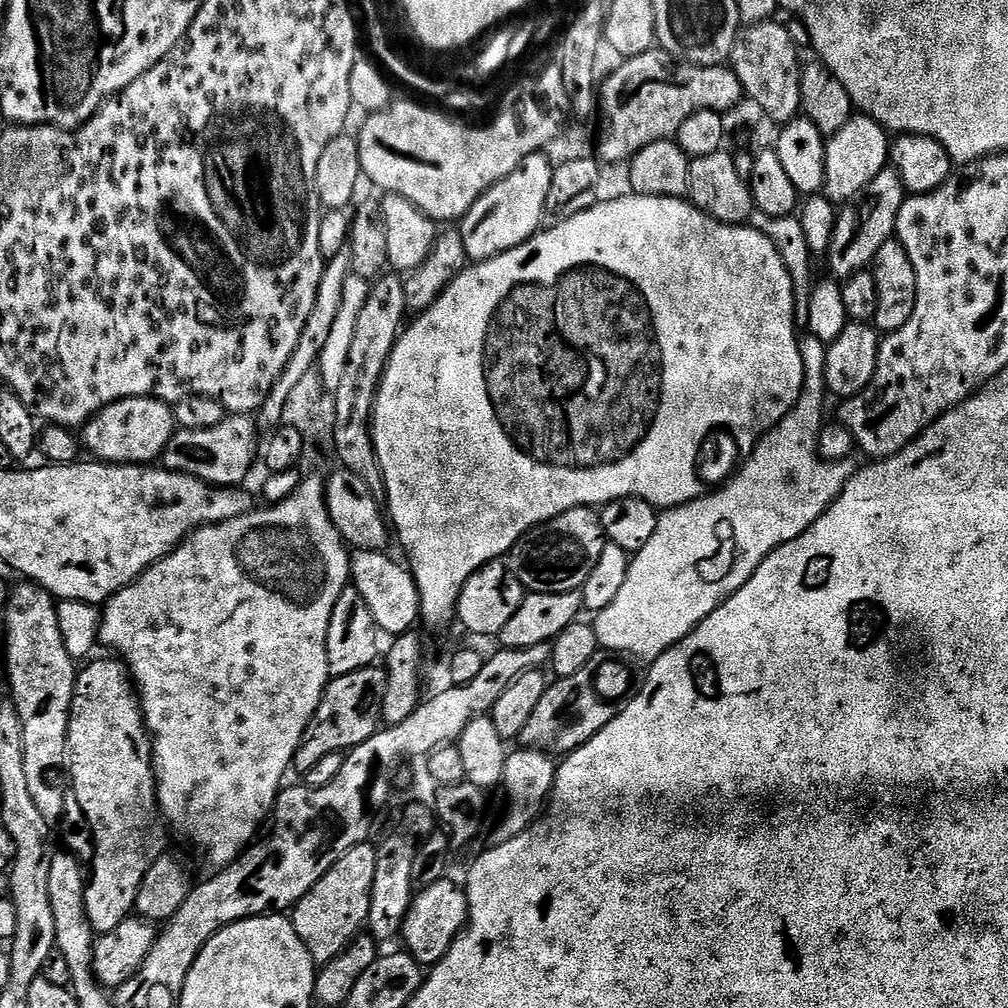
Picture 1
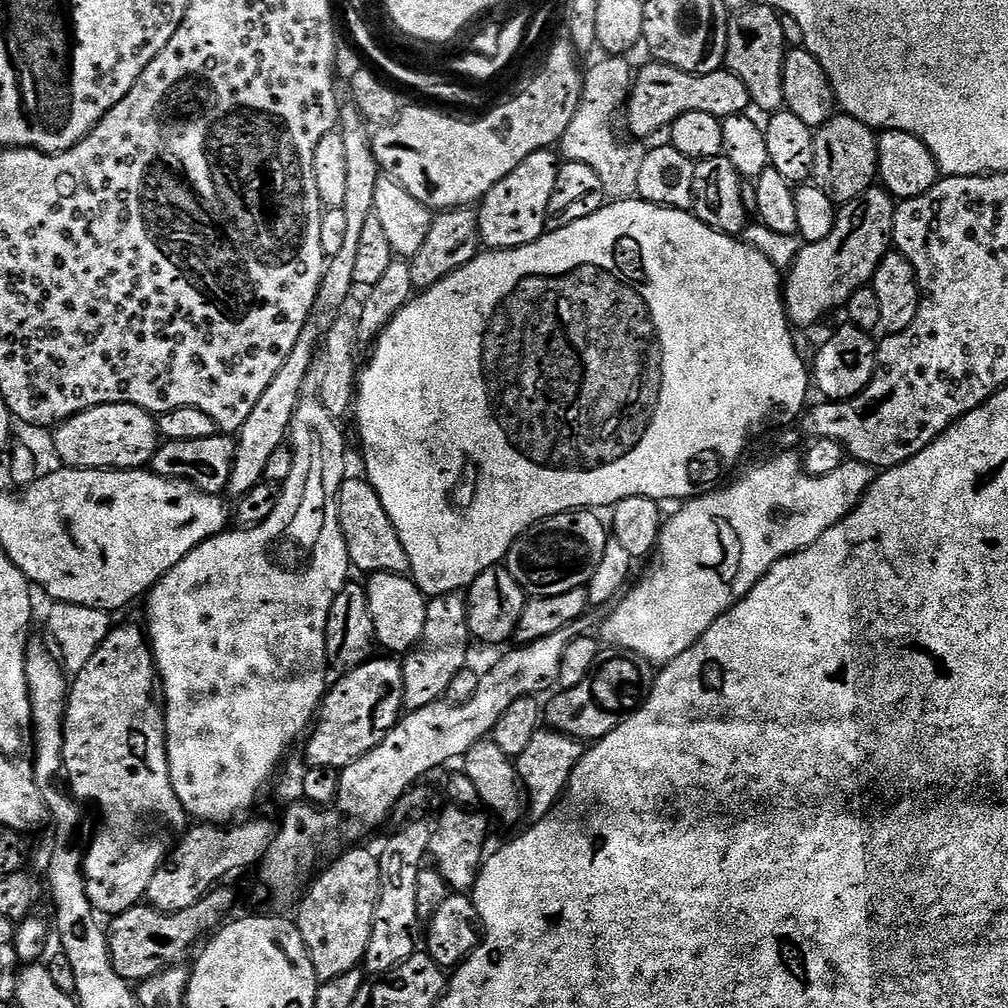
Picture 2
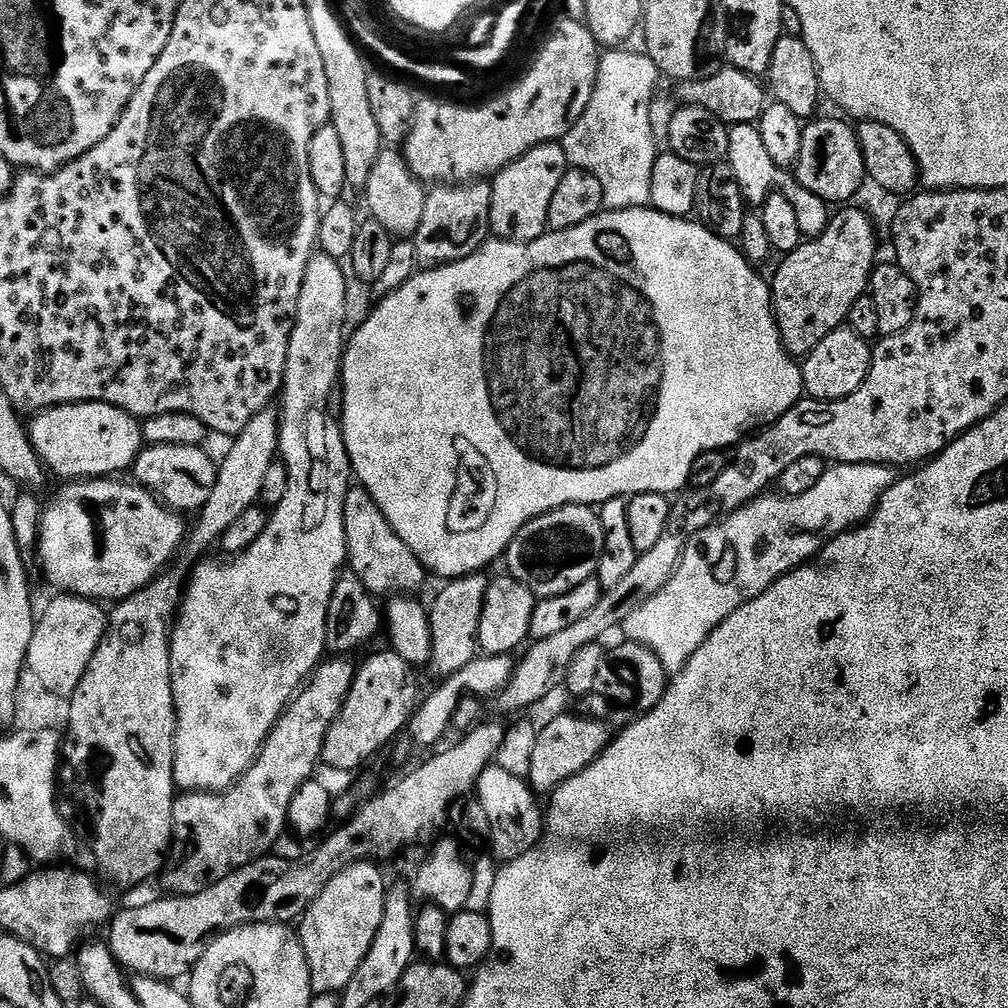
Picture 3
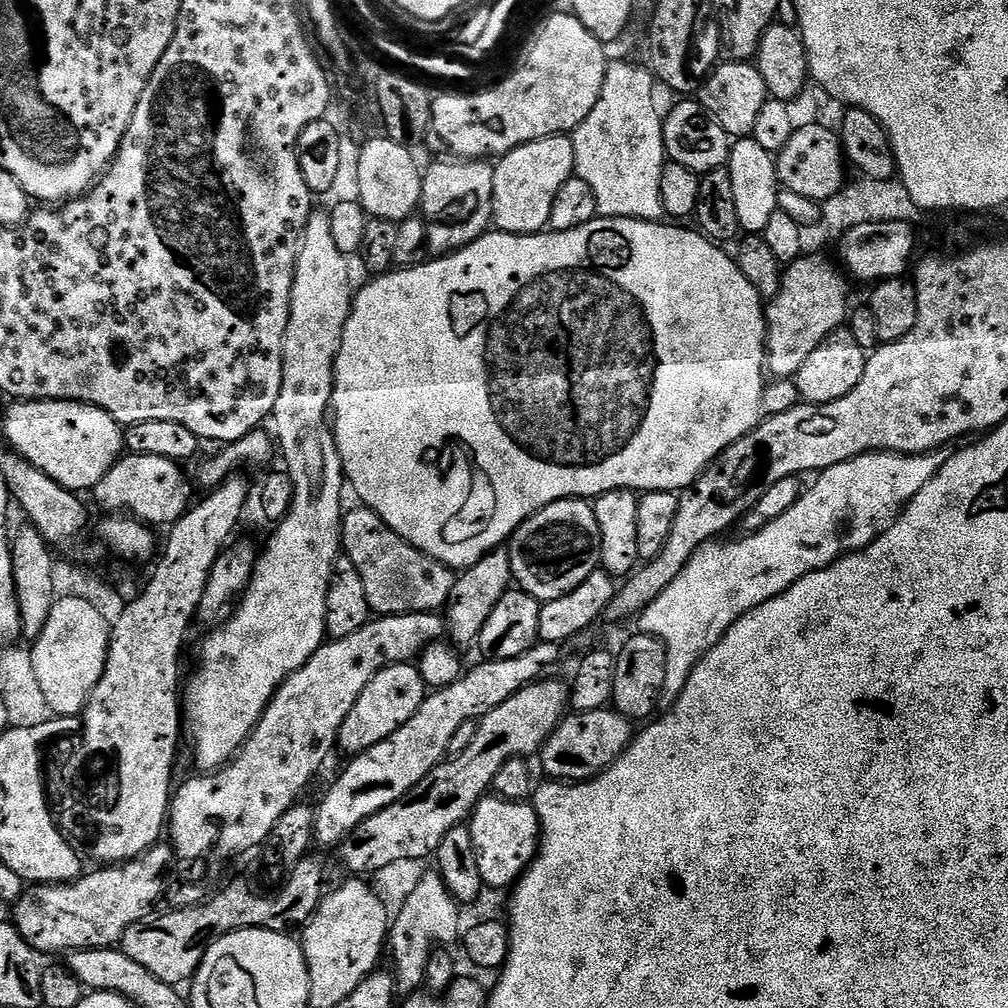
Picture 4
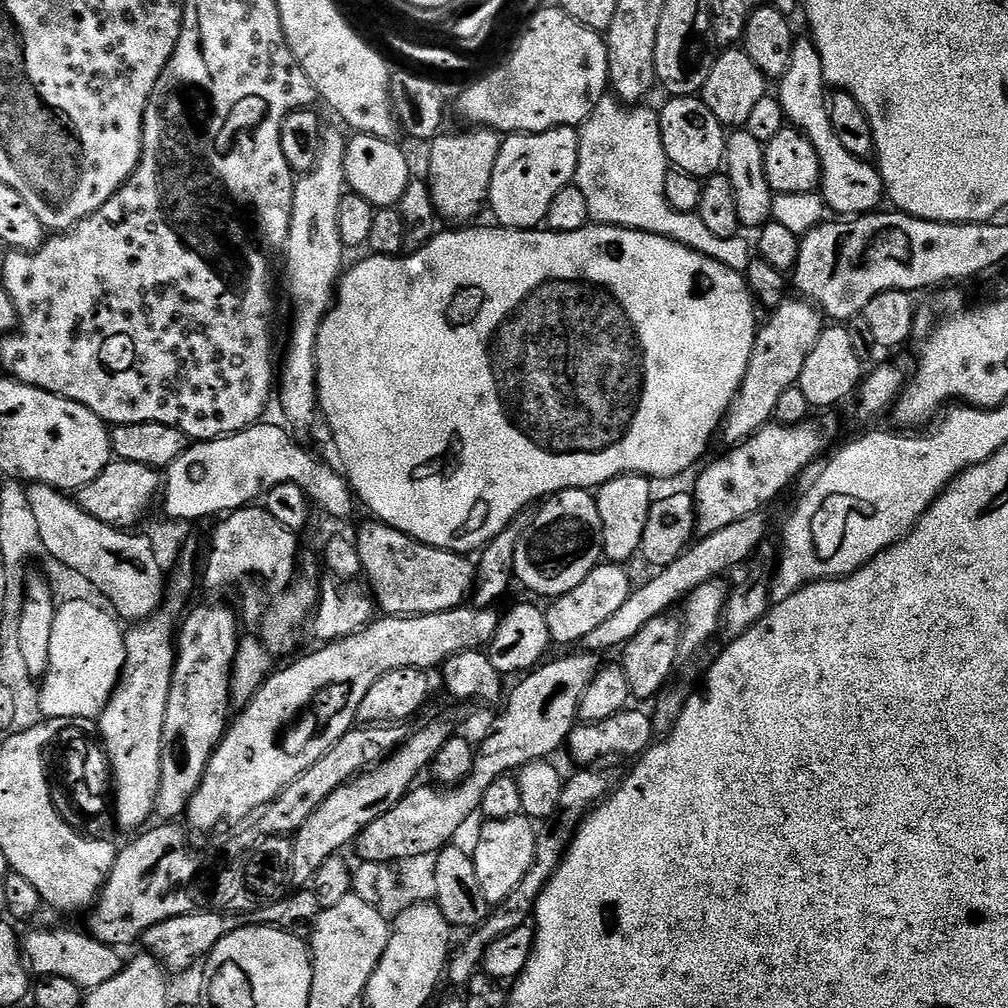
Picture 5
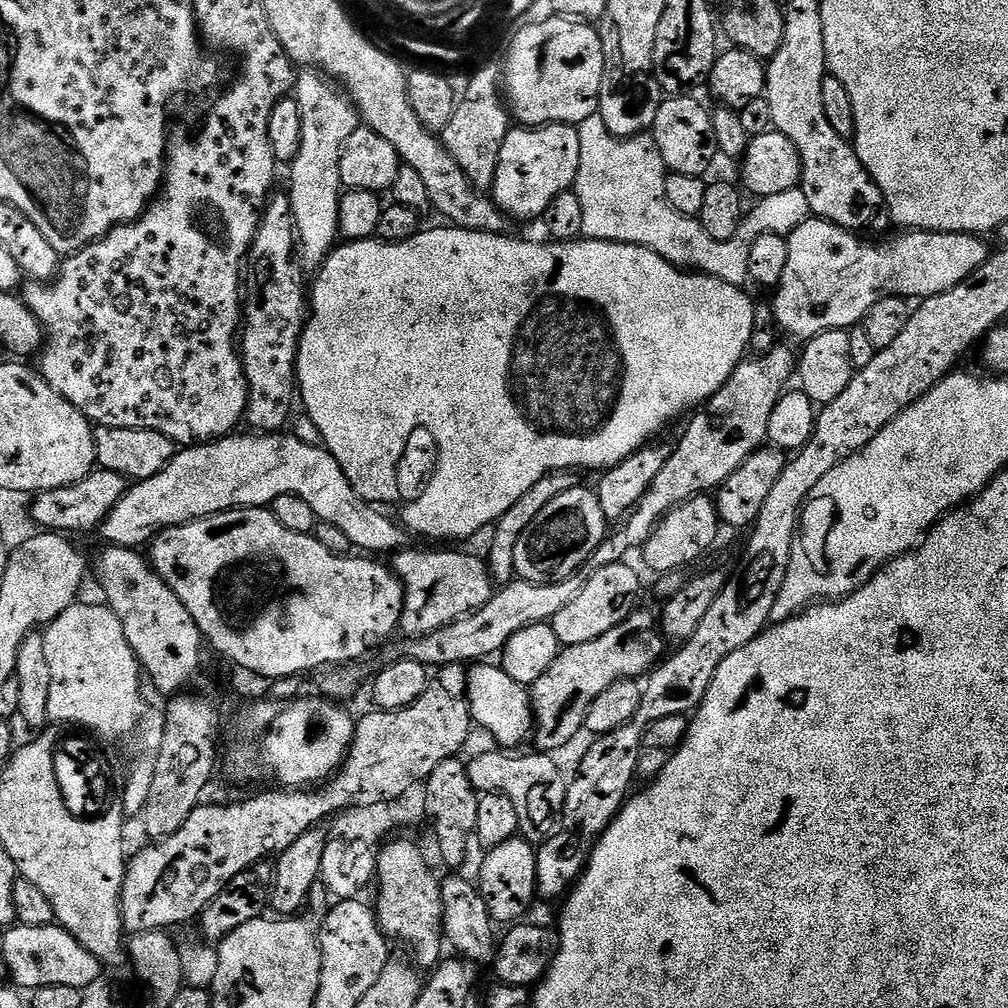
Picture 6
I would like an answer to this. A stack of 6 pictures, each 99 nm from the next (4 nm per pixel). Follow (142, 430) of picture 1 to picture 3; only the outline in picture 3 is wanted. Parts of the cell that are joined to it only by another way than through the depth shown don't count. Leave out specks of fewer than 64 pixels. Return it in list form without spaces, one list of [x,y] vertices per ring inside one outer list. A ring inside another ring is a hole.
[[[59,404],[56,408],[48,408],[45,412],[33,415],[31,420],[28,437],[32,439],[34,450],[39,454],[45,469],[51,475],[53,472],[61,476],[64,482],[98,480],[127,473],[138,458],[140,449],[145,447],[141,421],[126,410],[109,404]]]

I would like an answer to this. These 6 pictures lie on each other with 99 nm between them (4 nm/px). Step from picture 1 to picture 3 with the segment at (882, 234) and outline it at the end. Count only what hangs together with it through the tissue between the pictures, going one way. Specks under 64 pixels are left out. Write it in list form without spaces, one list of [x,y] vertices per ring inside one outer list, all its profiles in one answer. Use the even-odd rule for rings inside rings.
[[[844,206],[840,212],[829,219],[826,230],[815,238],[805,239],[804,243],[783,257],[784,260],[776,268],[776,277],[771,277],[772,312],[776,316],[776,325],[780,331],[780,337],[784,343],[784,349],[794,358],[809,356],[836,328],[845,327],[850,306],[858,302],[860,296],[869,291],[872,282],[872,270],[877,267],[876,260],[876,228],[872,220],[860,208],[856,206]]]

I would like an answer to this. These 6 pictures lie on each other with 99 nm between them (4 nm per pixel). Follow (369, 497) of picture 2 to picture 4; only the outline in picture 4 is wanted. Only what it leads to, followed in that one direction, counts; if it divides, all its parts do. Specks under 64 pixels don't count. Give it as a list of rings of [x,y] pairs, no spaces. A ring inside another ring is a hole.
[[[355,507],[349,512],[347,509],[340,522],[342,552],[350,558],[350,562],[354,562],[358,578],[362,578],[362,587],[366,590],[366,602],[372,607],[373,613],[376,616],[405,616],[407,612],[439,613],[447,605],[457,573],[390,530],[390,526],[386,526],[384,519],[374,509]]]

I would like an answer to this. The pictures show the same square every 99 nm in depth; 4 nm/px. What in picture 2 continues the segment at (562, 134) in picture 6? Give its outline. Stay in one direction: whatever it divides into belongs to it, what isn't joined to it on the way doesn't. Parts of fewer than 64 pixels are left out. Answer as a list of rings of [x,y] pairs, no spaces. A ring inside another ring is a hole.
[[[552,150],[530,154],[526,162],[518,165],[510,175],[502,178],[502,182],[498,182],[484,195],[478,215],[480,239],[485,249],[521,248],[544,235],[549,223],[550,194],[554,194],[554,181],[558,179],[561,163],[561,157]]]

